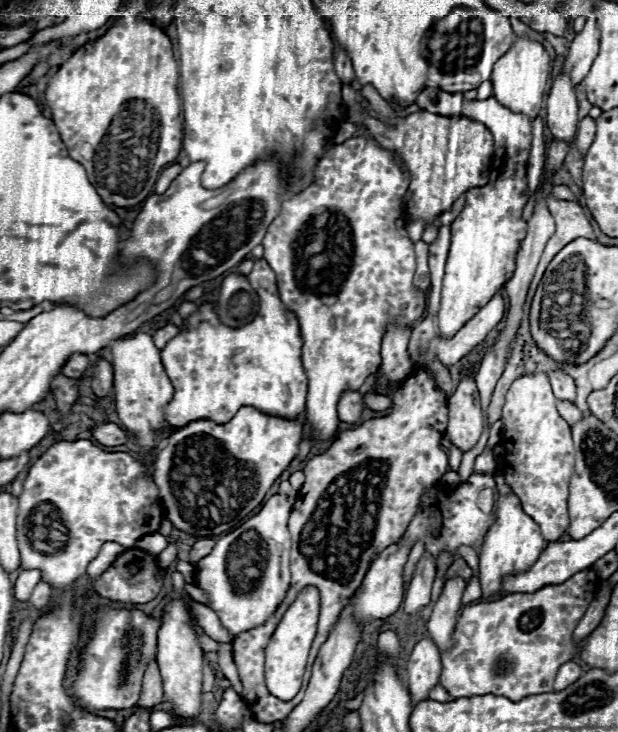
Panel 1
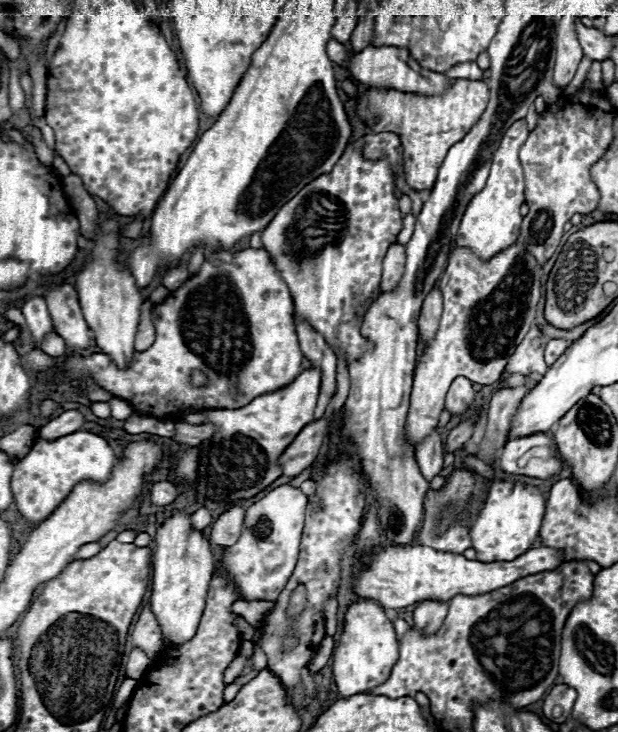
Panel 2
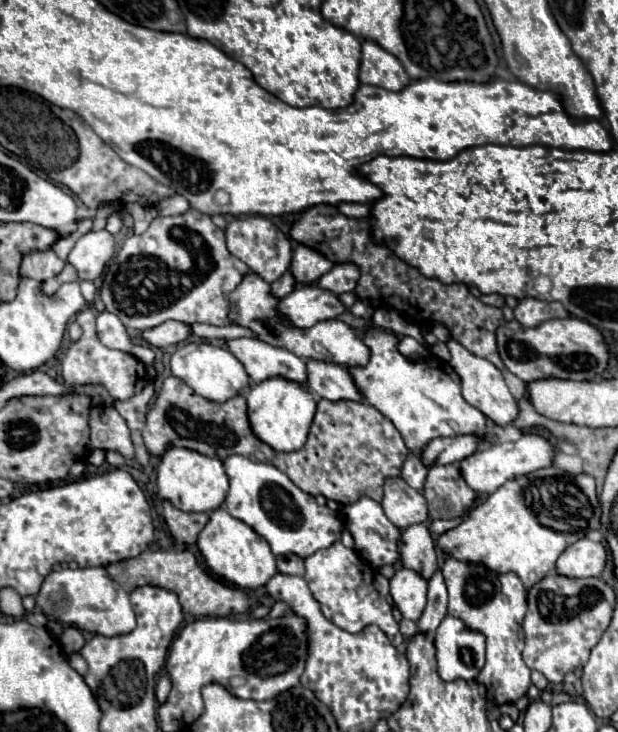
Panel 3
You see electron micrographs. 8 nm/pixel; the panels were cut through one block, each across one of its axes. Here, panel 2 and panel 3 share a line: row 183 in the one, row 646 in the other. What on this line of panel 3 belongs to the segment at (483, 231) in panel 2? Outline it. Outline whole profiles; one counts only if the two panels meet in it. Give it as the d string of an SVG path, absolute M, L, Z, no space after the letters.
M454 556L446 558L442 574L448 586L448 614L486 636L486 664L476 680L488 688L488 702L516 702L530 686L530 668L522 660L522 620L528 606L522 580L514 572L496 574L482 564L462 562Z

